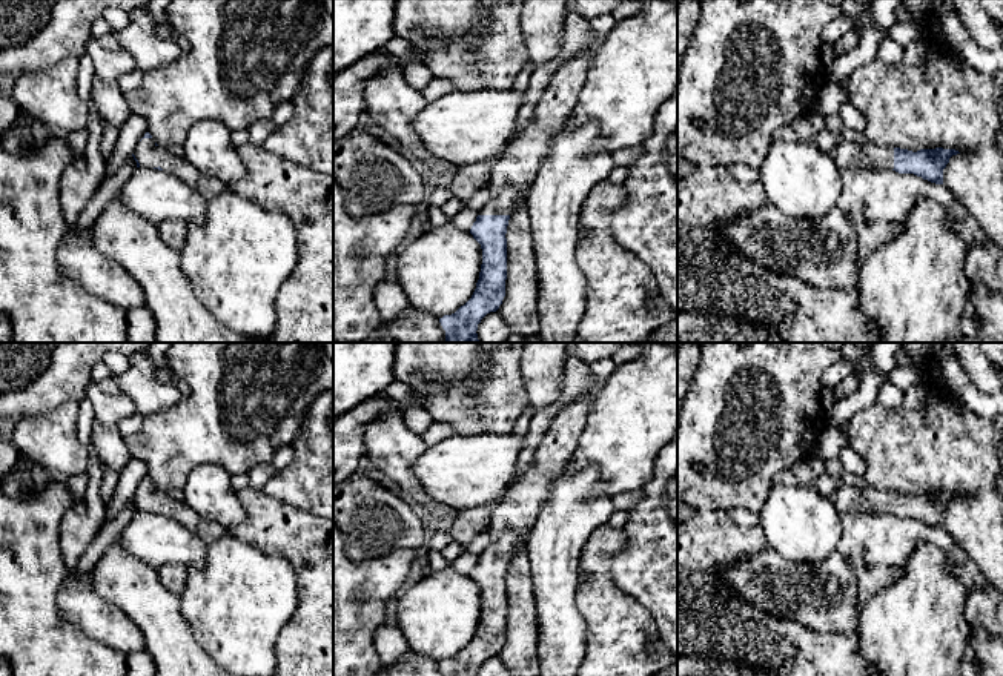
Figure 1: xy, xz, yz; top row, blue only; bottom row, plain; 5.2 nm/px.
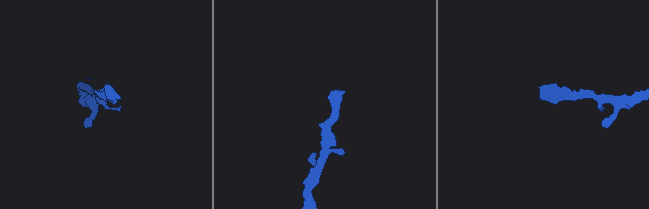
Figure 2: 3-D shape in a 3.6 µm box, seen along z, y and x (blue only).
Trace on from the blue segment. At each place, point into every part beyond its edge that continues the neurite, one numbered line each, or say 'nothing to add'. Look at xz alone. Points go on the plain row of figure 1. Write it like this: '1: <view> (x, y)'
1: xz (513, 518)

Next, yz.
1: yz (847, 498)

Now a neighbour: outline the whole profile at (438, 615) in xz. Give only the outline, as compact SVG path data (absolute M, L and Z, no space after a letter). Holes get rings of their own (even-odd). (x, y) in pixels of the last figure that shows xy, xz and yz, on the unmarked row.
M447 567L410 581L393 604L410 653L442 662L472 642L482 593L470 576Z

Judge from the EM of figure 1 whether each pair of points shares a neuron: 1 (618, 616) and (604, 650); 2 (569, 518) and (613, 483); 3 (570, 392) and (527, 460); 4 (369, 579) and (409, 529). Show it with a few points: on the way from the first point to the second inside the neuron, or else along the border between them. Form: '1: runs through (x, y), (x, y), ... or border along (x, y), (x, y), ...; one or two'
1: runs through (618, 624), (618, 636), (612, 642); one
2: border along (572, 470), (595, 464), (596, 489), (610, 500); two
3: runs through (553, 409), (539, 423), (532, 443); one
4: border along (415, 552), (392, 552), (375, 560), (354, 560); two

